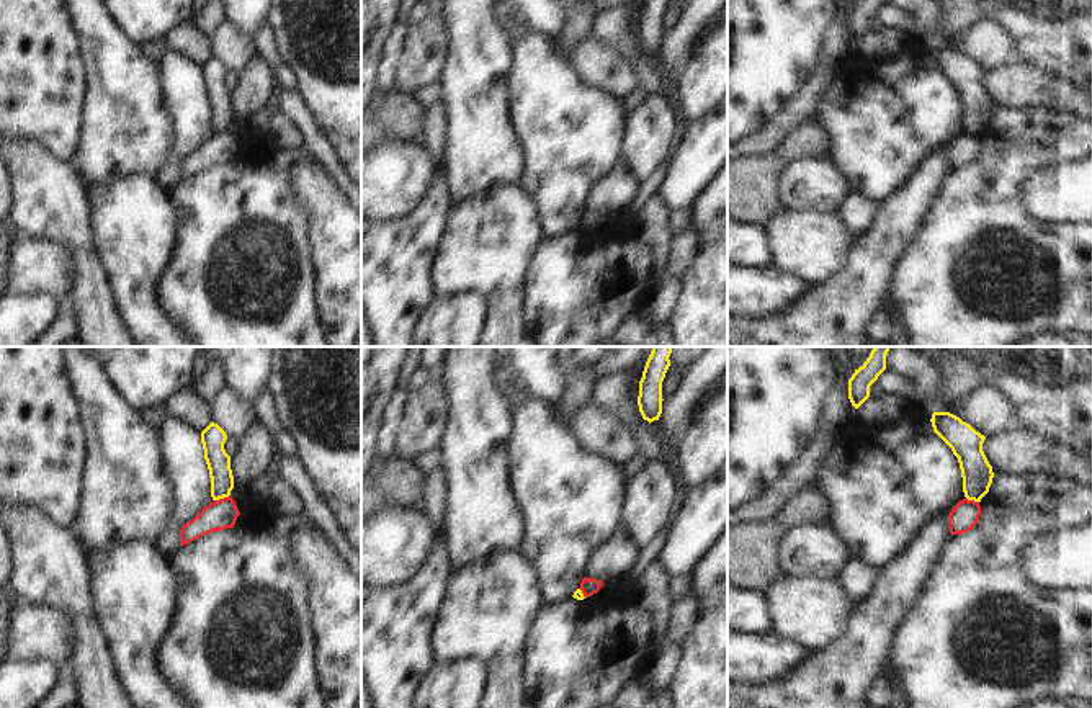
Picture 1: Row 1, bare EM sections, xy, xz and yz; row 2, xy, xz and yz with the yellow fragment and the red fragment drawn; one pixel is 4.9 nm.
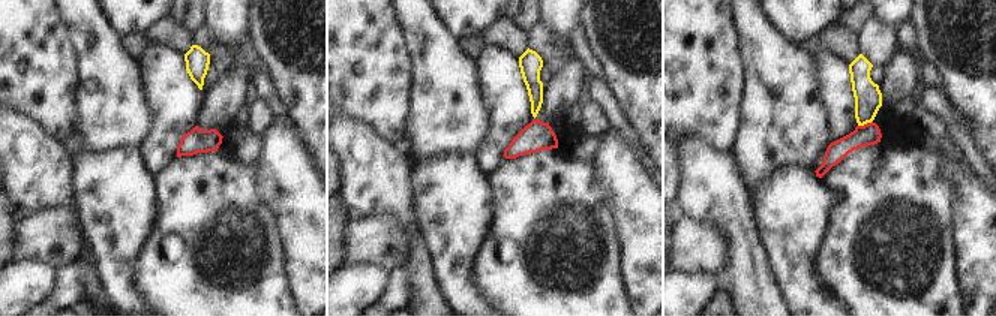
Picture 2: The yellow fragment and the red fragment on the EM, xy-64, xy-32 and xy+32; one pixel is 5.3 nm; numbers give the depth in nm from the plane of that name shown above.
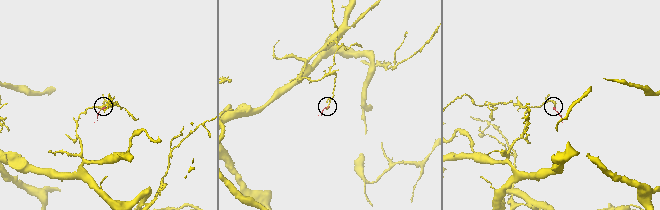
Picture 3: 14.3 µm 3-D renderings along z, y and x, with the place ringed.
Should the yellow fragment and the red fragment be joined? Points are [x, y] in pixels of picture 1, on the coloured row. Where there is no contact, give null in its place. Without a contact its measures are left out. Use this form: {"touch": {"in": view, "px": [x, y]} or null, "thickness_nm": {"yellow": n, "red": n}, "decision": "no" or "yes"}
{"touch": {"in": "xy", "px": [221, 497]}, "thickness_nm": {"yellow": 120, "red": 150}, "decision": "no"}

